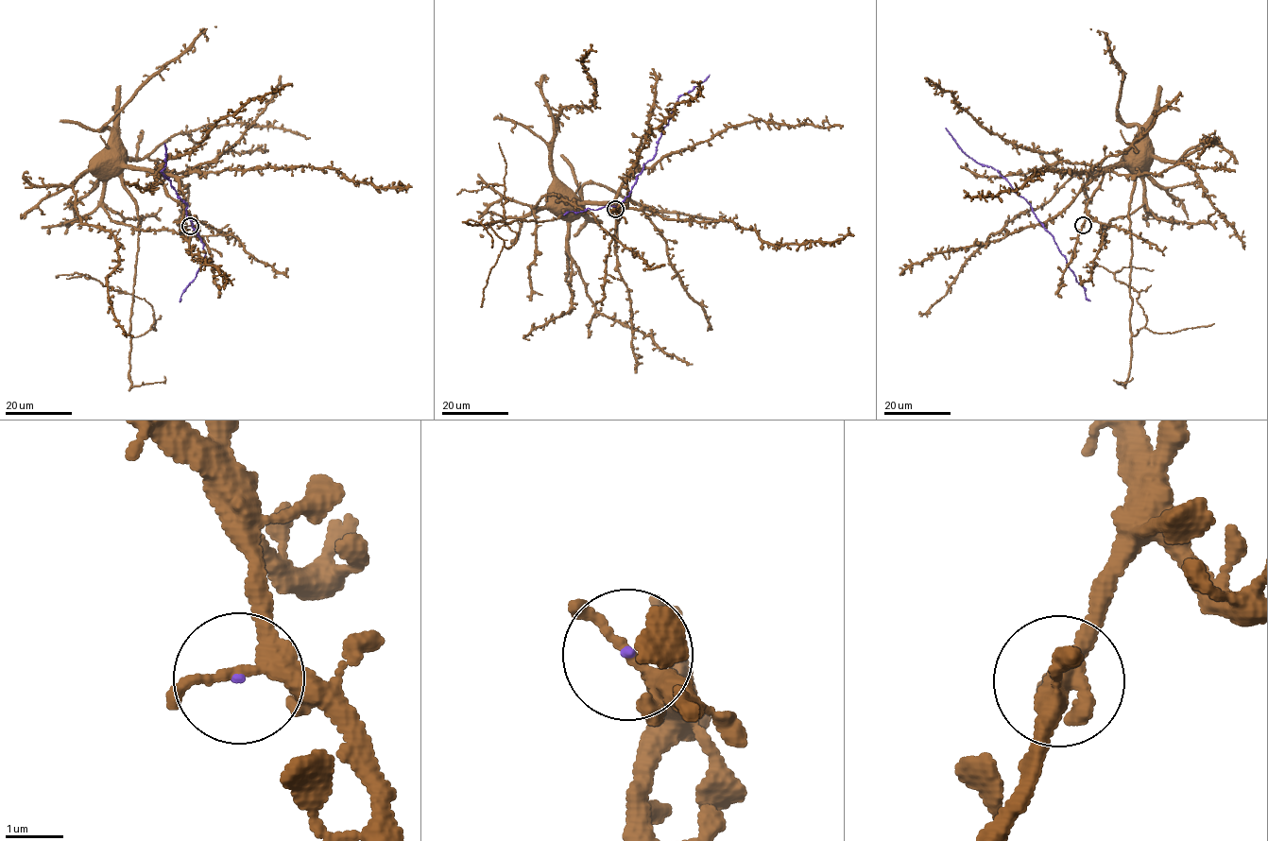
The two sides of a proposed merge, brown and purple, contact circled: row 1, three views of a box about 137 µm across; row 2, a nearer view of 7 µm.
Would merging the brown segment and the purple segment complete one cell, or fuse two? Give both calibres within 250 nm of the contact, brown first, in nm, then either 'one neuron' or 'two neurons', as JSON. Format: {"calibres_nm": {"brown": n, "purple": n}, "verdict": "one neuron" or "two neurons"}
{"calibres_nm": {"brown": 240, "purple": 50}, "verdict": "one neuron"}

